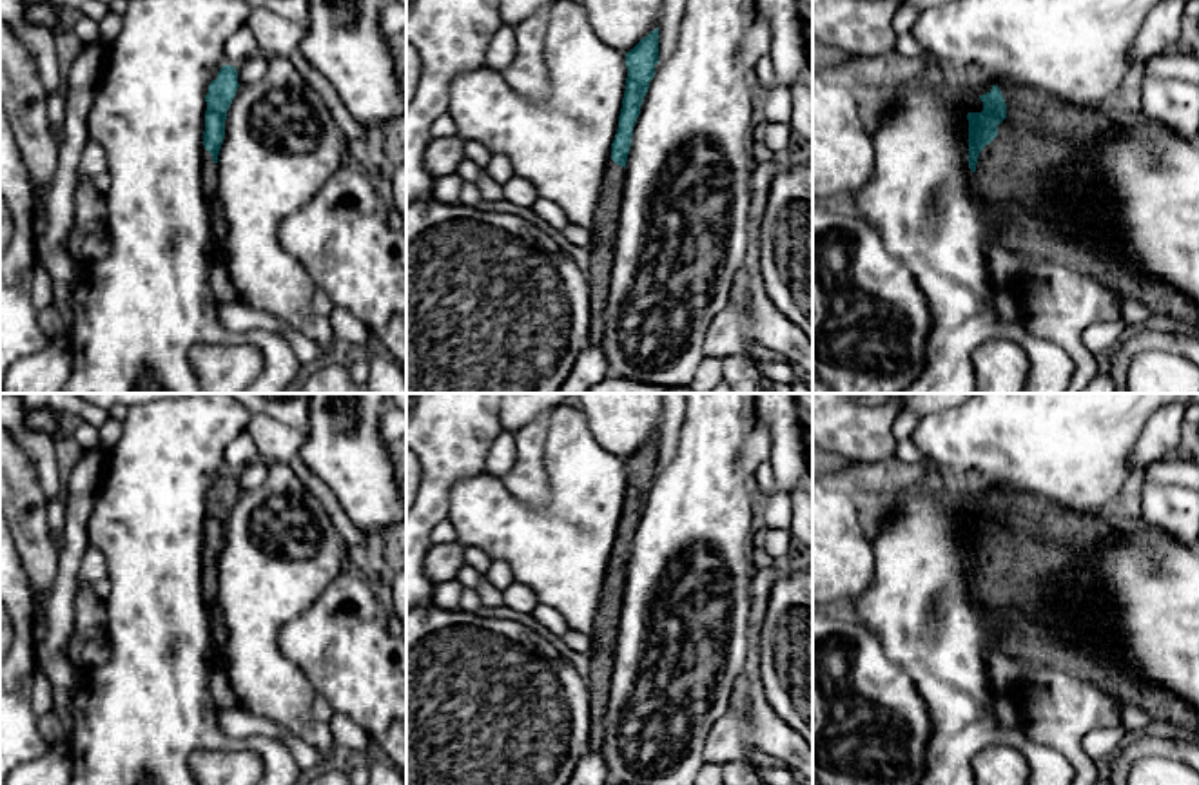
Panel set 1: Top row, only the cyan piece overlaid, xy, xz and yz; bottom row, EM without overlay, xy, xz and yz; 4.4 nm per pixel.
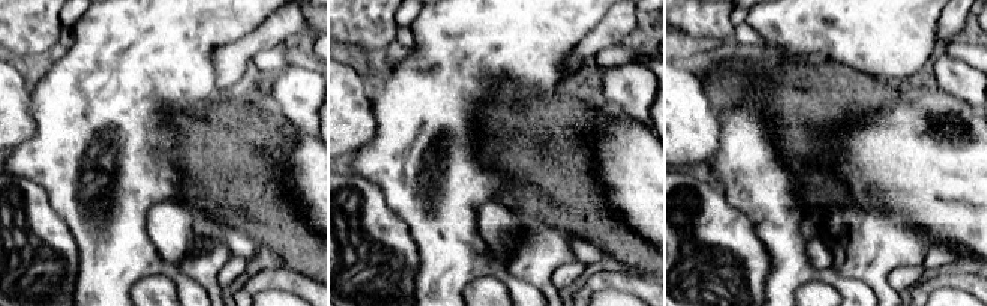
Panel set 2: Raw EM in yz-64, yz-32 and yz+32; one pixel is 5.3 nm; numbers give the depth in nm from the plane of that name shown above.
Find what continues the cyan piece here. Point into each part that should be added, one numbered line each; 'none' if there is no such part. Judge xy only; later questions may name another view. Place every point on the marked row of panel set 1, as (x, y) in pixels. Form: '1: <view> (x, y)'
1: xy (209, 174)

